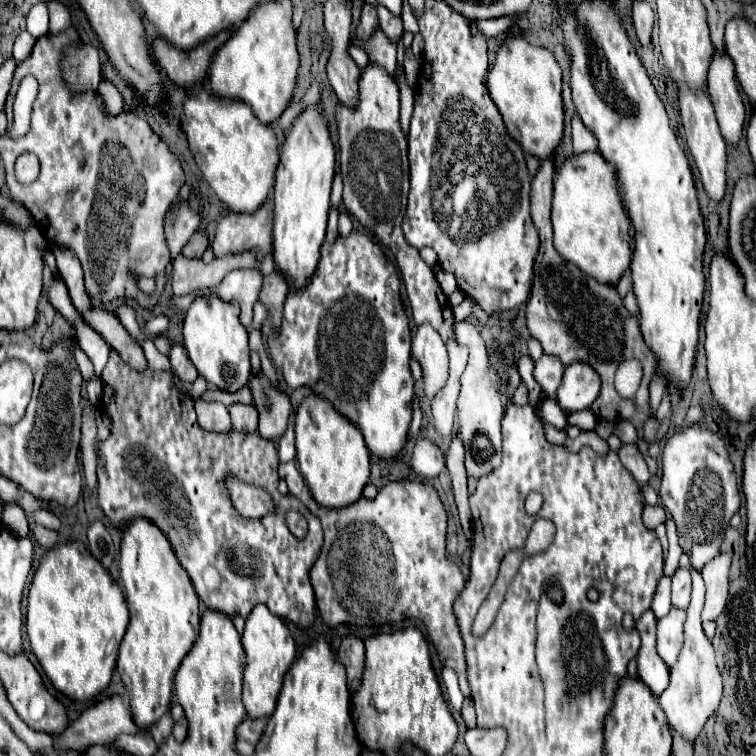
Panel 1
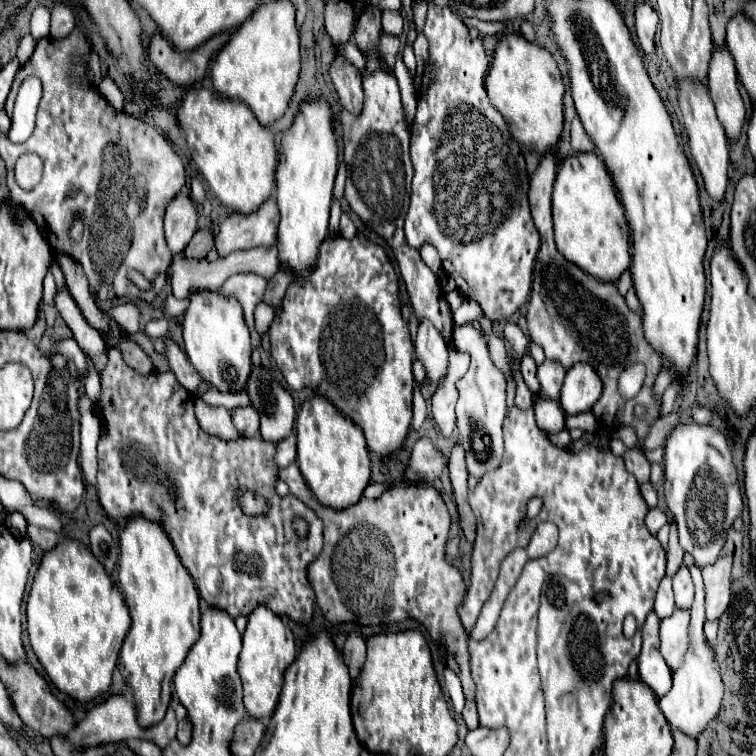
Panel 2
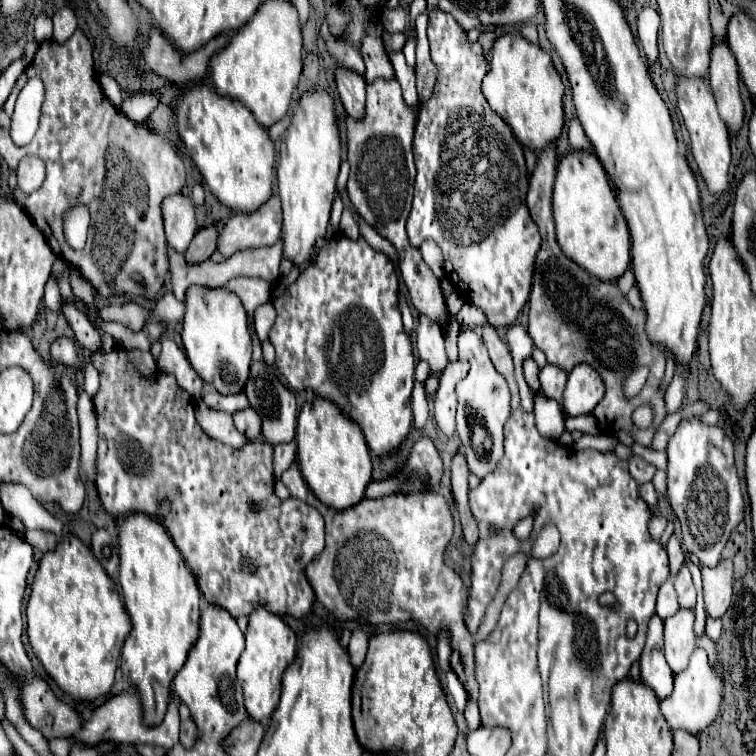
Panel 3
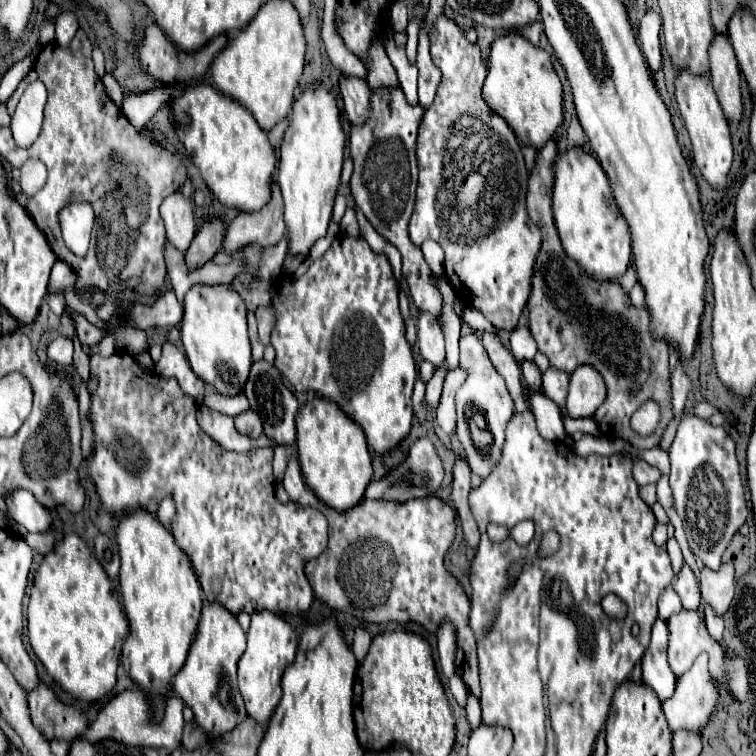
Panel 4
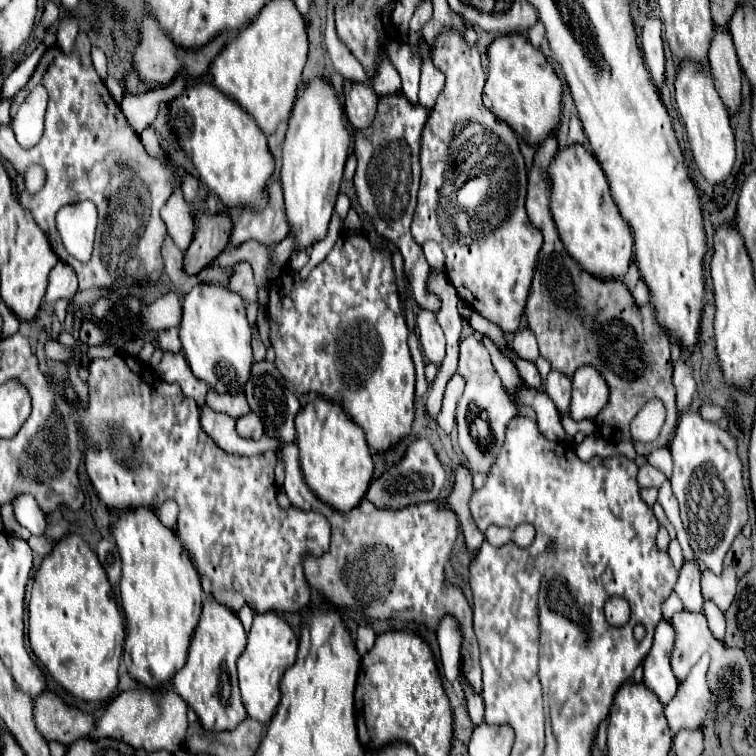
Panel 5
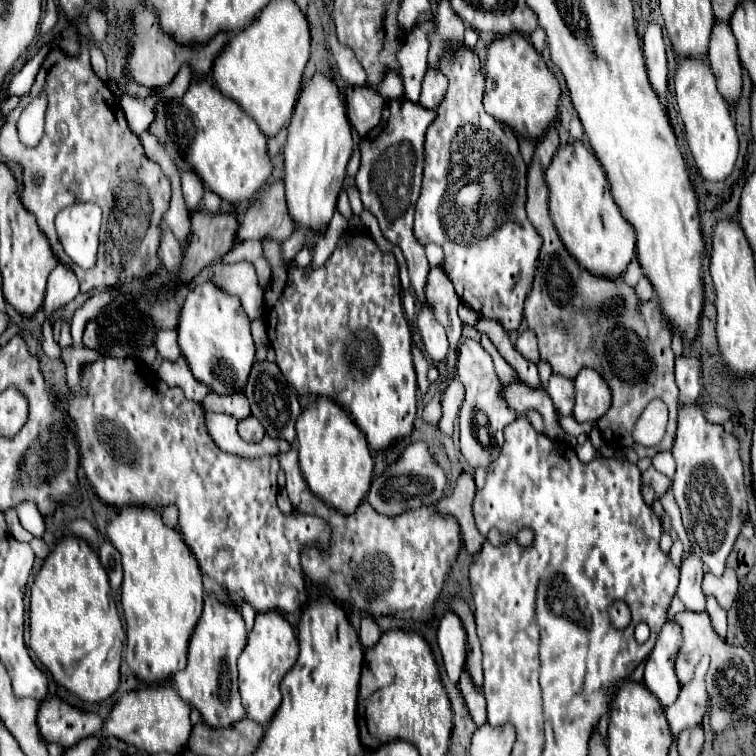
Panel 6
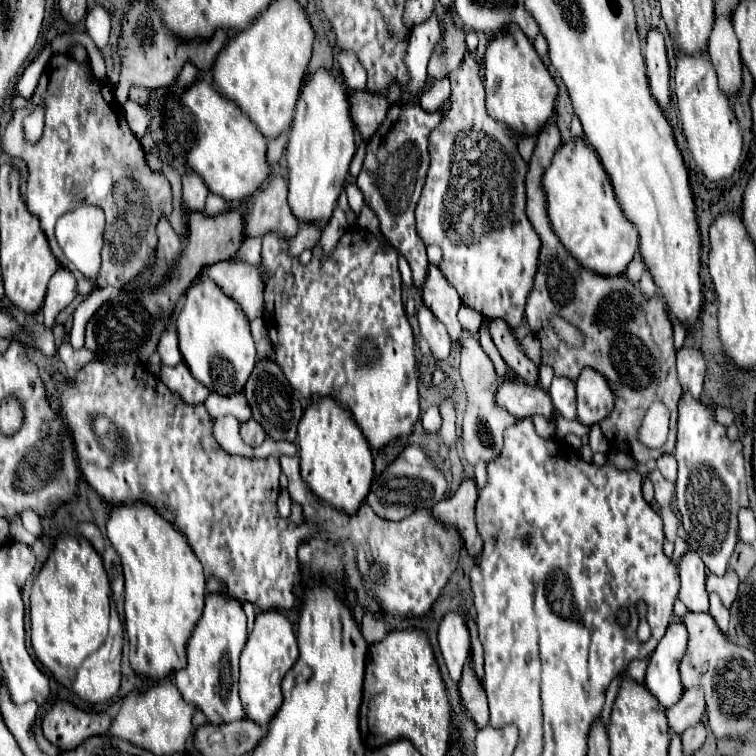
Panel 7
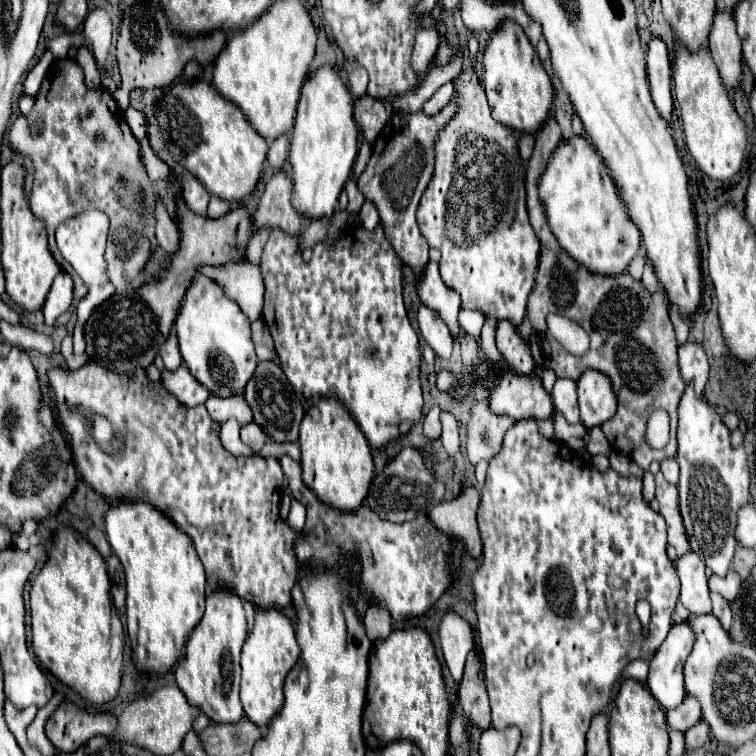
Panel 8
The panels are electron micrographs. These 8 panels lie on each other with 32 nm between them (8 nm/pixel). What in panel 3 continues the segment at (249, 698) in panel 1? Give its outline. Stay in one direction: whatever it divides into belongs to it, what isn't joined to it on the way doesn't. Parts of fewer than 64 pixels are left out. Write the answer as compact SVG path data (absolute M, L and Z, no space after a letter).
M256 608L250 614L250 624L246 630L246 648L238 660L238 682L244 690L244 704L254 720L266 724L278 704L281 695L282 672L292 664L296 656L296 634L292 628L276 614L266 608Z

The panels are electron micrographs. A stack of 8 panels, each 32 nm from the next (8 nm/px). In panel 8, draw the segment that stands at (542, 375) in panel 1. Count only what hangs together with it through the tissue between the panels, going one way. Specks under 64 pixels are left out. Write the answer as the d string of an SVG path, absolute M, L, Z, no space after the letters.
M558 378L554 384L554 390L552 390L552 400L554 400L554 408L564 414L568 424L582 424L574 380Z

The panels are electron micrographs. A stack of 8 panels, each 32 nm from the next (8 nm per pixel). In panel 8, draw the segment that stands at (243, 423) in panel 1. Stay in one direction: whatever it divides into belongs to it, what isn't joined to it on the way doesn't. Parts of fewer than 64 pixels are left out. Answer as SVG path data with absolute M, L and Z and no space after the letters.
M256 422L242 426L240 436L242 436L242 442L244 442L246 446L250 446L250 448L252 448L252 452L254 452L254 454L258 454L258 452L262 450L264 442L266 442L266 434L264 434L264 430L262 430Z

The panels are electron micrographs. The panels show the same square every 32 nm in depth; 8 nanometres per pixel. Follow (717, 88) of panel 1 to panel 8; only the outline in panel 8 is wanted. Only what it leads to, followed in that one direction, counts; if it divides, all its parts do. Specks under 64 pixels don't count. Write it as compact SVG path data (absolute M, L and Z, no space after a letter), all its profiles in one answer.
M732 10L716 12L708 48L720 70L720 76L724 78L724 86L728 90L738 86L742 76L742 44L736 32L736 18Z

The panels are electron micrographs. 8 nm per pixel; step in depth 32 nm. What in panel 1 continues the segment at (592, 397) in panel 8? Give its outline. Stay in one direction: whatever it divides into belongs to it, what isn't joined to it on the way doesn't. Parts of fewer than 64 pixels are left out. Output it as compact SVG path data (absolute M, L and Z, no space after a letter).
M580 362L570 364L564 370L564 378L558 388L556 400L562 410L572 414L578 410L588 410L598 394L600 394L600 376L596 376L596 370L592 370L592 366Z

